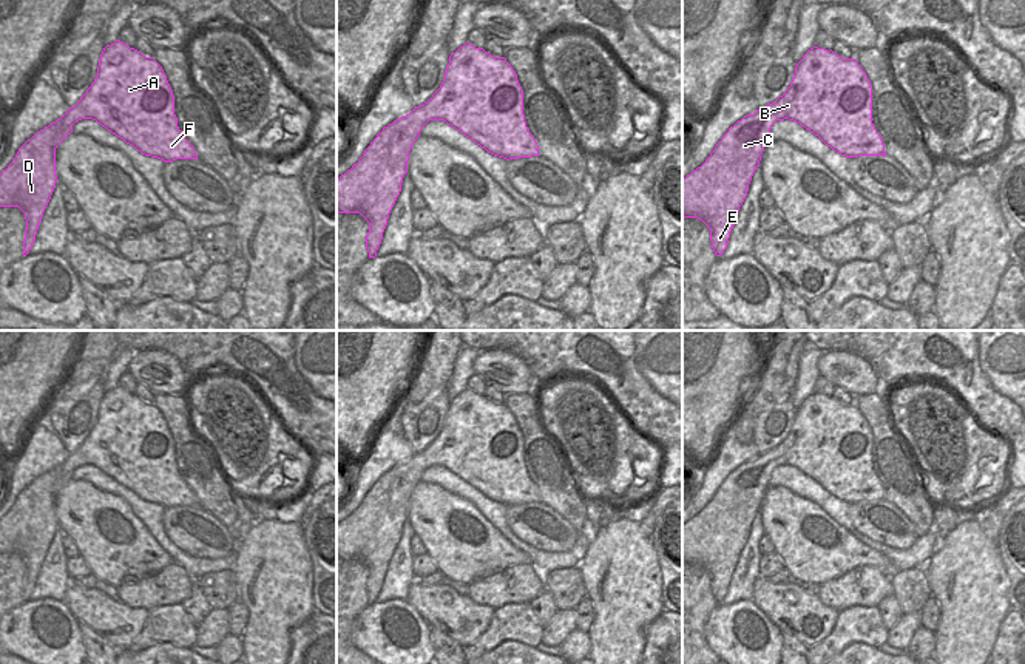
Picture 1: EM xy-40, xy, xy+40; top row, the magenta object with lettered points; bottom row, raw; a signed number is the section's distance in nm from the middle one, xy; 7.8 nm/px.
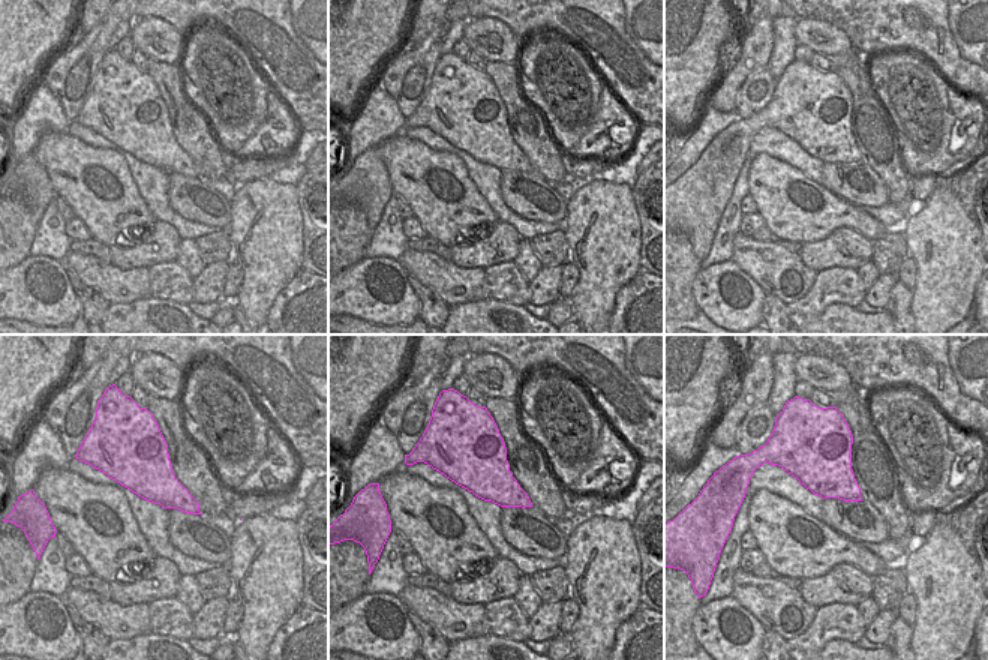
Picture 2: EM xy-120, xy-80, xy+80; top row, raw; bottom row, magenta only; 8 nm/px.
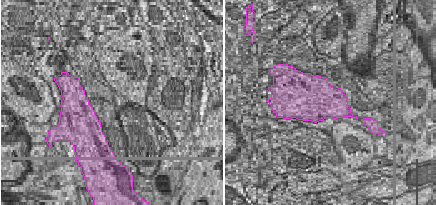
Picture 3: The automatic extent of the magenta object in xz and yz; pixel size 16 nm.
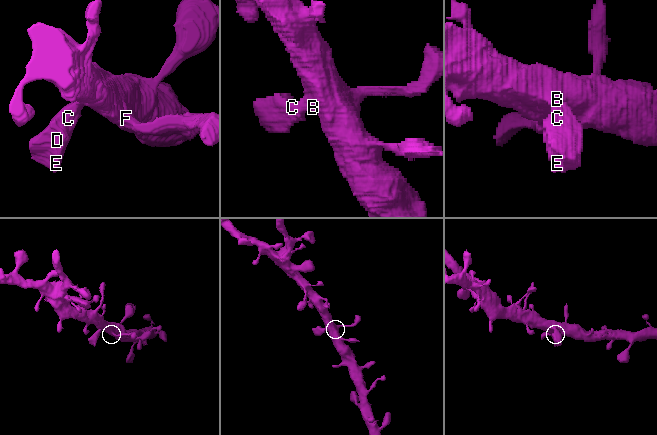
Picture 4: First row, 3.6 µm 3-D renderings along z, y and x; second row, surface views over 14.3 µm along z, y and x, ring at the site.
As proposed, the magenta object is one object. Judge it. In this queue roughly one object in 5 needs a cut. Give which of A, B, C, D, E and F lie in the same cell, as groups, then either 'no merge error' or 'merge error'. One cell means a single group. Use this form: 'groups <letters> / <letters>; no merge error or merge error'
groups A B C D E F; no merge error

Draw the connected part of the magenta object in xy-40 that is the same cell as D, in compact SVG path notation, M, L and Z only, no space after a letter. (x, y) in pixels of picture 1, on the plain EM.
M120 386L107 391L97 422L80 446L28 485L0 519L0 553L19 553L25 559L23 602L36 587L59 527L56 494L82 465L96 466L145 502L164 508L198 505L178 473L173 435L162 412Z

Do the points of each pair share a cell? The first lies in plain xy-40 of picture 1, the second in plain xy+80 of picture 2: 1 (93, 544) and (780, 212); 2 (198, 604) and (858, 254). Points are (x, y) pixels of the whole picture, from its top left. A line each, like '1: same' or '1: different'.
1: same
2: different

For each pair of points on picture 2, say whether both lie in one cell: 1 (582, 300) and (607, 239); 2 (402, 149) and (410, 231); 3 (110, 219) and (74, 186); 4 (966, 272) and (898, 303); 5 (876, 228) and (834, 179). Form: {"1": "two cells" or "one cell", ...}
{"1": "one cell", "2": "two cells", "3": "one cell", "4": "two cells", "5": "two cells"}

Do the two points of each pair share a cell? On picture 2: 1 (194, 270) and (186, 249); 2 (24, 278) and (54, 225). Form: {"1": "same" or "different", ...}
{"1": "same", "2": "different"}

